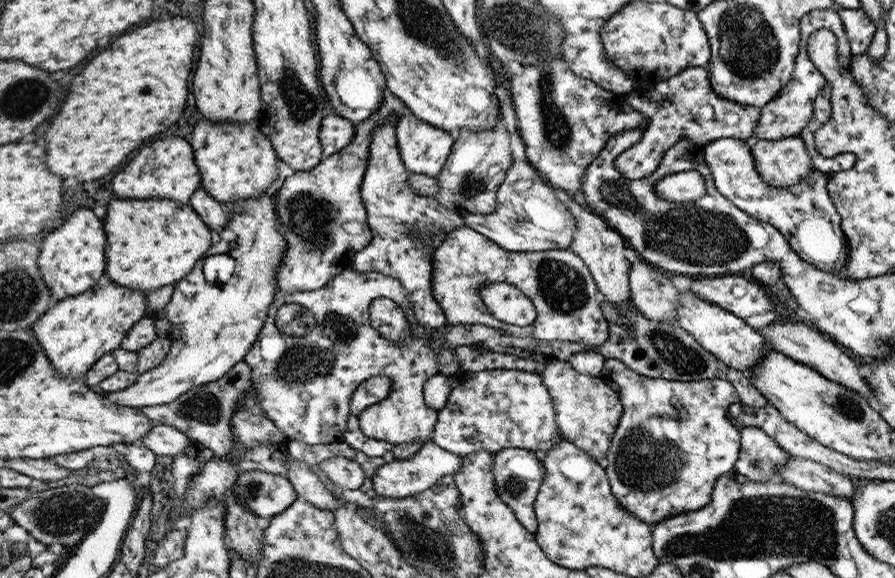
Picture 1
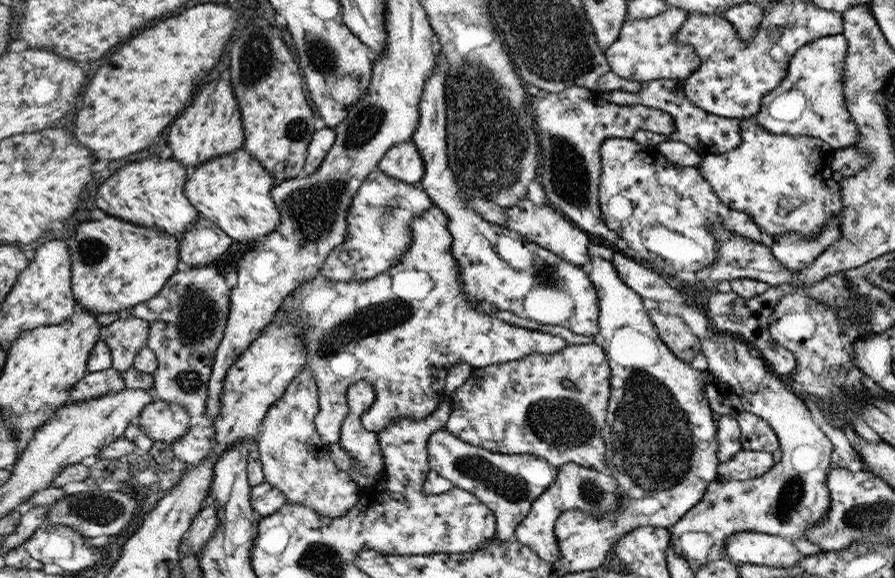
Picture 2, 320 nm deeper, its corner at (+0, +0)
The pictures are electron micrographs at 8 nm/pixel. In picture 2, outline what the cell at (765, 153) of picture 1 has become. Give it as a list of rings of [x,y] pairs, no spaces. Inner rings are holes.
[[[748,117],[741,119],[741,132],[741,144],[738,148],[722,155],[709,155],[704,157],[698,165],[698,170],[700,170],[704,174],[705,179],[713,185],[717,196],[724,204],[729,205],[731,209],[738,209],[740,212],[749,213],[753,221],[761,228],[767,241],[771,241],[774,236],[786,236],[787,234],[797,234],[797,232],[799,232],[801,236],[813,236],[813,234],[817,234],[833,216],[842,216],[842,218],[844,218],[843,209],[845,205],[841,196],[841,185],[833,179],[833,160],[837,152],[832,146],[826,144],[826,141],[820,140],[818,137],[771,133],[766,130],[764,126],[759,125],[754,118]]]

